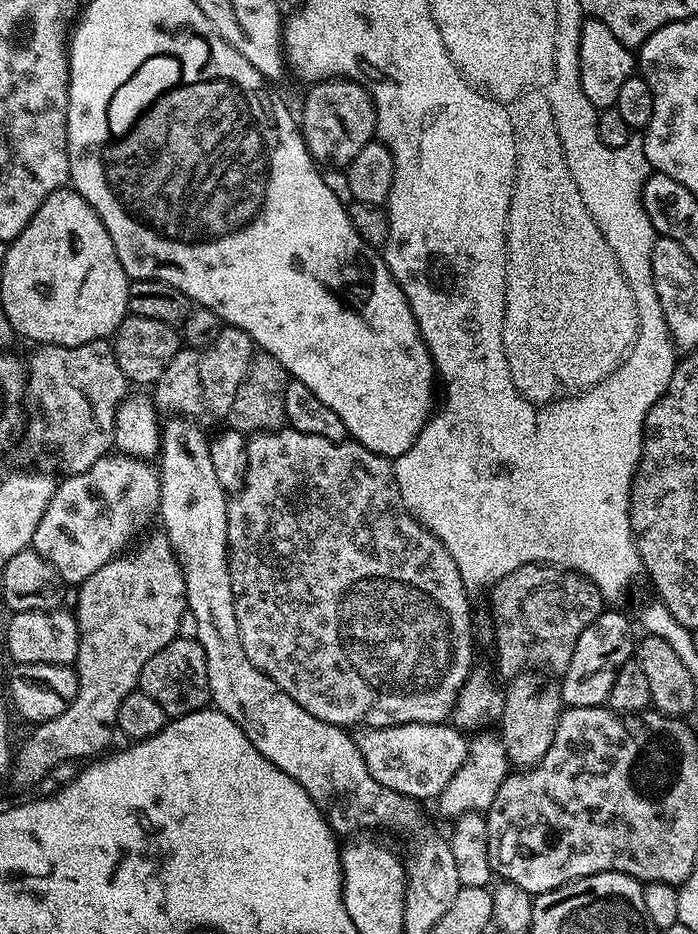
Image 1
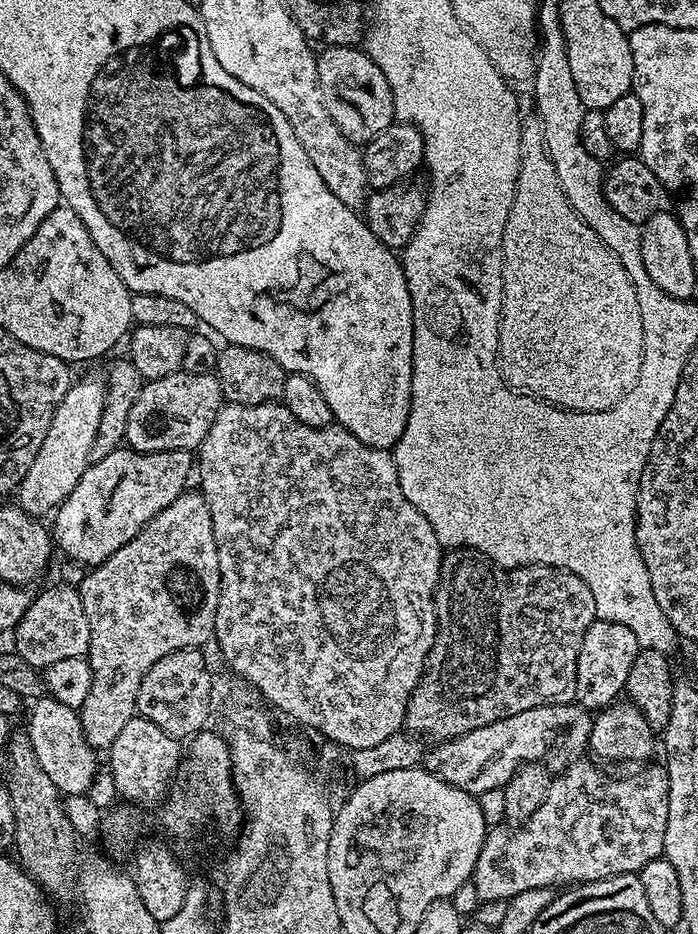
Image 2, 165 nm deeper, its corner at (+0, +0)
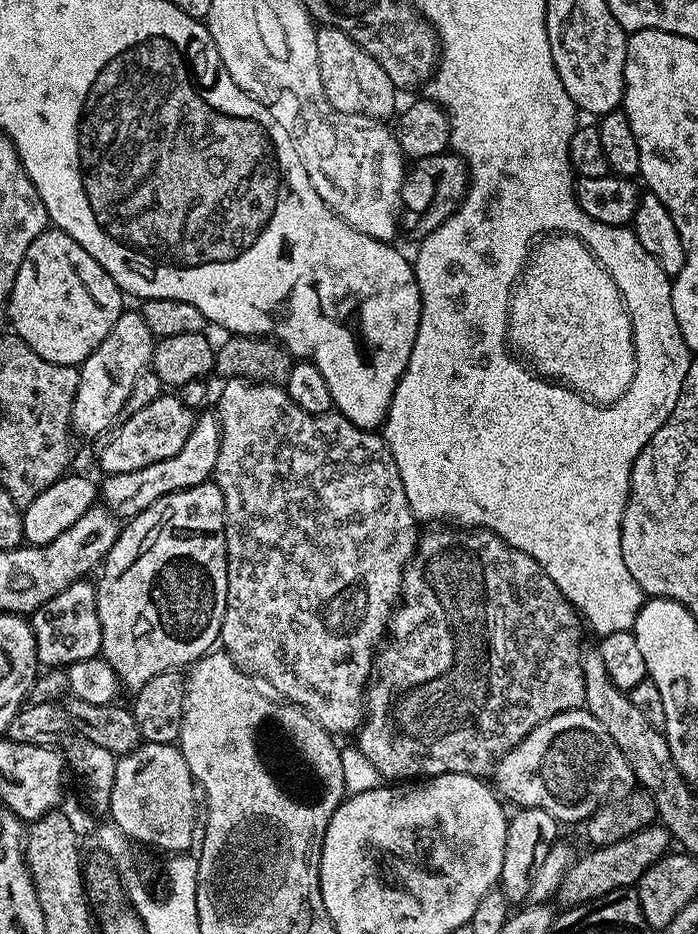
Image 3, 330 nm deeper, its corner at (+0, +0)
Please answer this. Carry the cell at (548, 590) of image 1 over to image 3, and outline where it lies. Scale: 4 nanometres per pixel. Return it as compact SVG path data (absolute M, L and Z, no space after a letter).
M475 526L437 528L440 528L437 532L428 532L425 536L423 533L417 539L416 551L404 568L398 607L390 617L390 639L379 649L375 657L374 671L366 688L366 715L358 729L358 737L360 736L358 746L381 777L427 778L441 776L447 772L484 774L487 768L489 771L496 761L509 748L513 748L535 724L541 724L555 712L578 708L584 703L584 679L580 669L582 620L571 602L562 594L562 590L558 590L558 586L554 586L552 579L542 570L542 566L538 566L538 562L534 562L534 558L530 558L522 550L511 548L503 538L495 536L487 528Z

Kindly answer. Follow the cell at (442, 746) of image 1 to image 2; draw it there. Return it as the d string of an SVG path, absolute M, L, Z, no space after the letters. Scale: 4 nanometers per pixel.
M575 702L538 706L534 710L522 710L522 714L514 714L510 718L490 722L490 726L470 730L466 734L455 736L452 740L439 741L425 754L422 764L430 774L442 778L442 782L466 790L478 798L486 790L503 788L510 782L510 778L521 764L543 762L549 769L560 770L569 762L583 757L588 748L592 722L593 717Z

